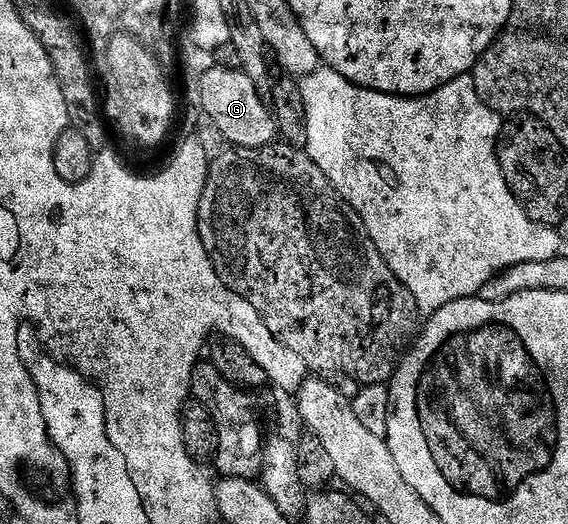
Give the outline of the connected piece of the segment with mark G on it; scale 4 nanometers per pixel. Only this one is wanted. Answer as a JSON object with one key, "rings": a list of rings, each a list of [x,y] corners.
{"rings":[[[215,66],[198,75],[201,82],[201,101],[204,112],[217,124],[219,132],[232,147],[261,148],[276,141],[279,126],[267,107],[268,99],[259,94],[255,82],[242,69],[230,70],[227,66]]]}

